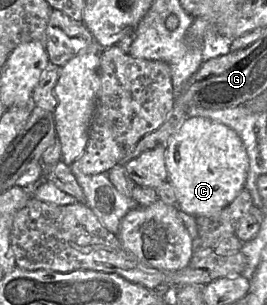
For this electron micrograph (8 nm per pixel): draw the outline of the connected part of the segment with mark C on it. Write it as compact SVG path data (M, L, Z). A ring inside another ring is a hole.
M187 117L165 147L168 180L175 189L179 210L211 216L228 206L245 186L249 158L238 134L203 117Z

